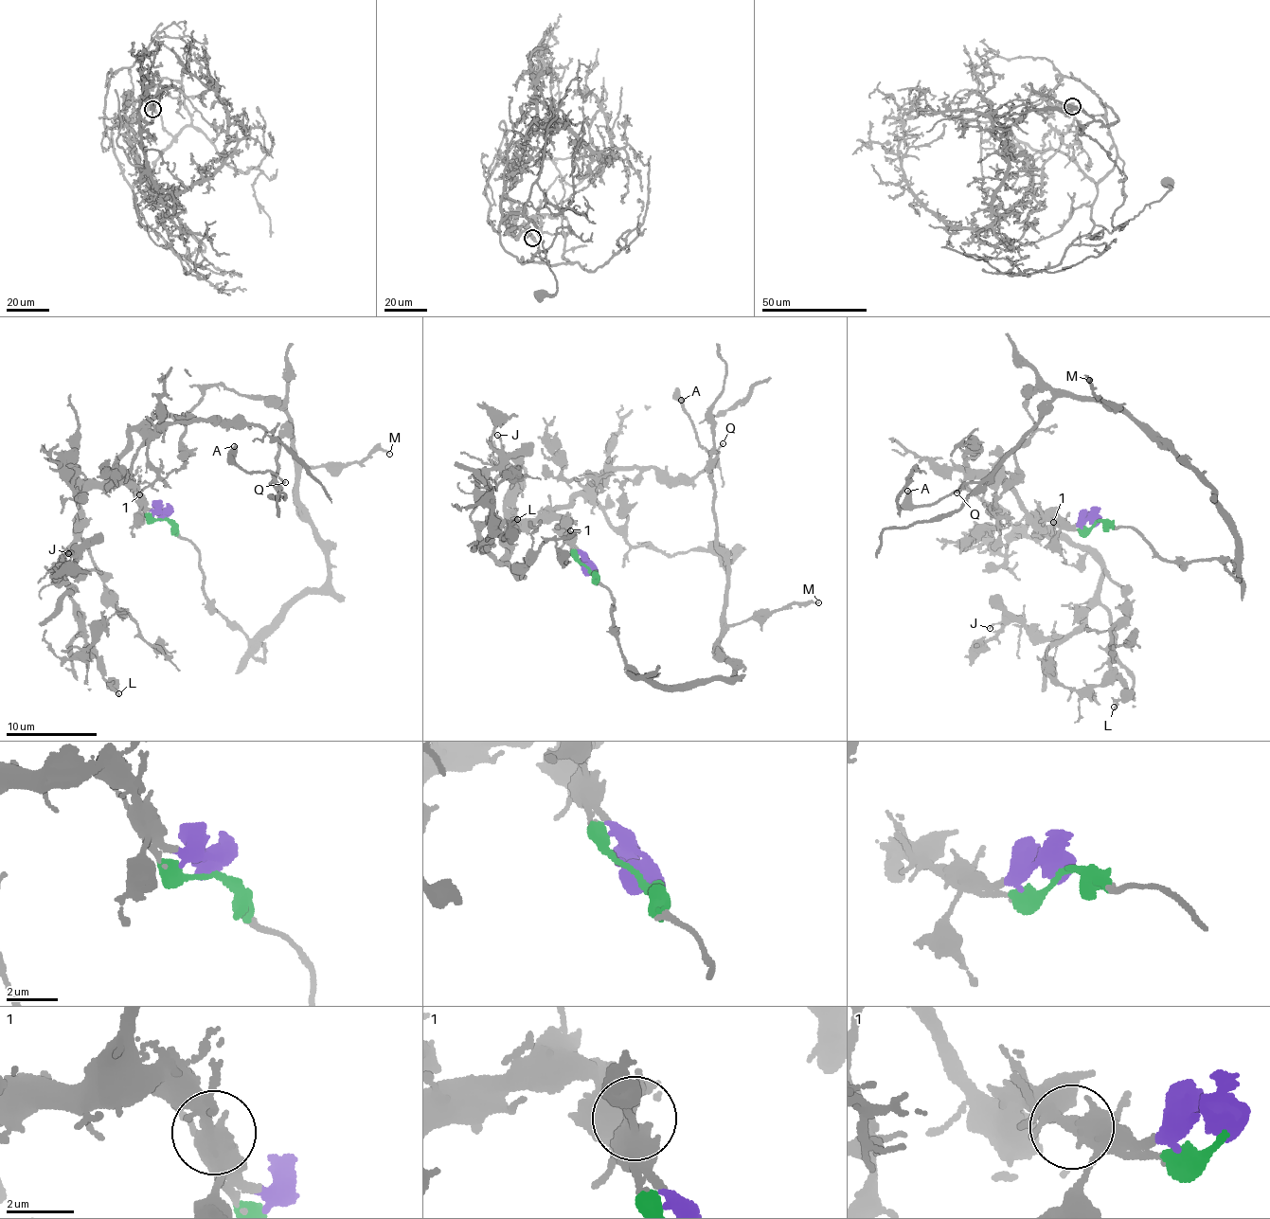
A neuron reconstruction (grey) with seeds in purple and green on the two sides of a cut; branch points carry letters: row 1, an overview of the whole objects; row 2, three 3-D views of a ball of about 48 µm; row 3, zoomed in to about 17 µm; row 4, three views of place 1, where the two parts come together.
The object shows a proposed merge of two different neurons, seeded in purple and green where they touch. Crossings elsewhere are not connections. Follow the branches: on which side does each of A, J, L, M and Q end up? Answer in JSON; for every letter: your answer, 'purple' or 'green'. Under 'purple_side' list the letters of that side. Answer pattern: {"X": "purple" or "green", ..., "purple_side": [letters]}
{"A": "green", "J": "purple", "L": "purple", "M": "green", "Q": "green", "purple_side": ["J", "L"]}

